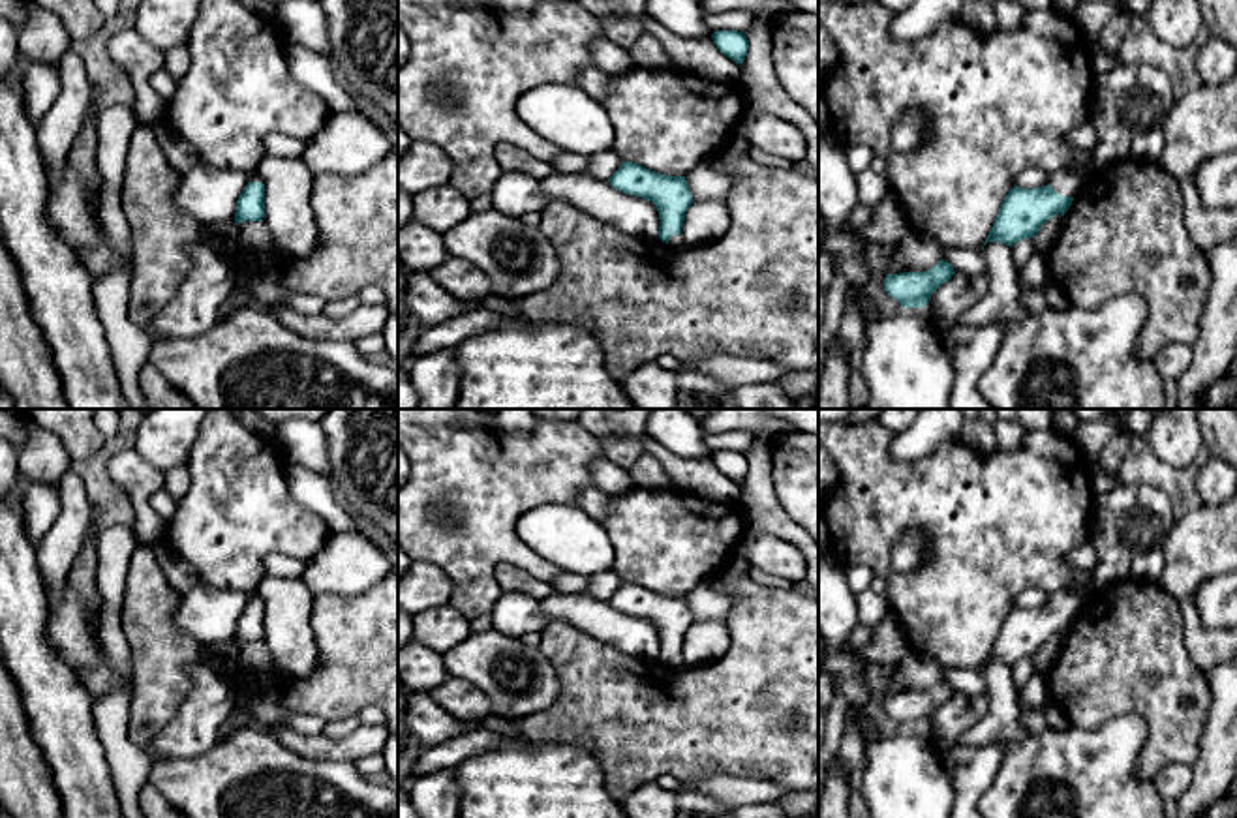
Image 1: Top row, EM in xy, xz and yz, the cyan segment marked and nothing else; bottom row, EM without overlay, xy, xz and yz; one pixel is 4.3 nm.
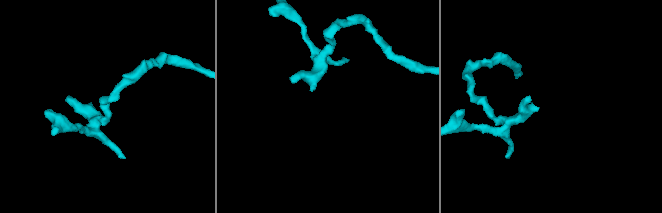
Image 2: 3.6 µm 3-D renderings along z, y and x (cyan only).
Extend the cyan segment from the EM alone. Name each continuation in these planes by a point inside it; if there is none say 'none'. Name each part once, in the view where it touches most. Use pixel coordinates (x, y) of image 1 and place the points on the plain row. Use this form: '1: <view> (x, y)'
1: yz (1069, 605)

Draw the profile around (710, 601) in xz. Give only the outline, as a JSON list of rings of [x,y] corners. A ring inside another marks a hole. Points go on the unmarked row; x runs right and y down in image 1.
[[[717,578],[702,582],[685,595],[693,621],[726,621],[732,606],[732,597]]]

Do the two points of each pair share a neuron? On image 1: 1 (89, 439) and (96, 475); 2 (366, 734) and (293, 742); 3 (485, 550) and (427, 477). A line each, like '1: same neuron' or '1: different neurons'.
1: different neurons
2: same neuron
3: same neuron

